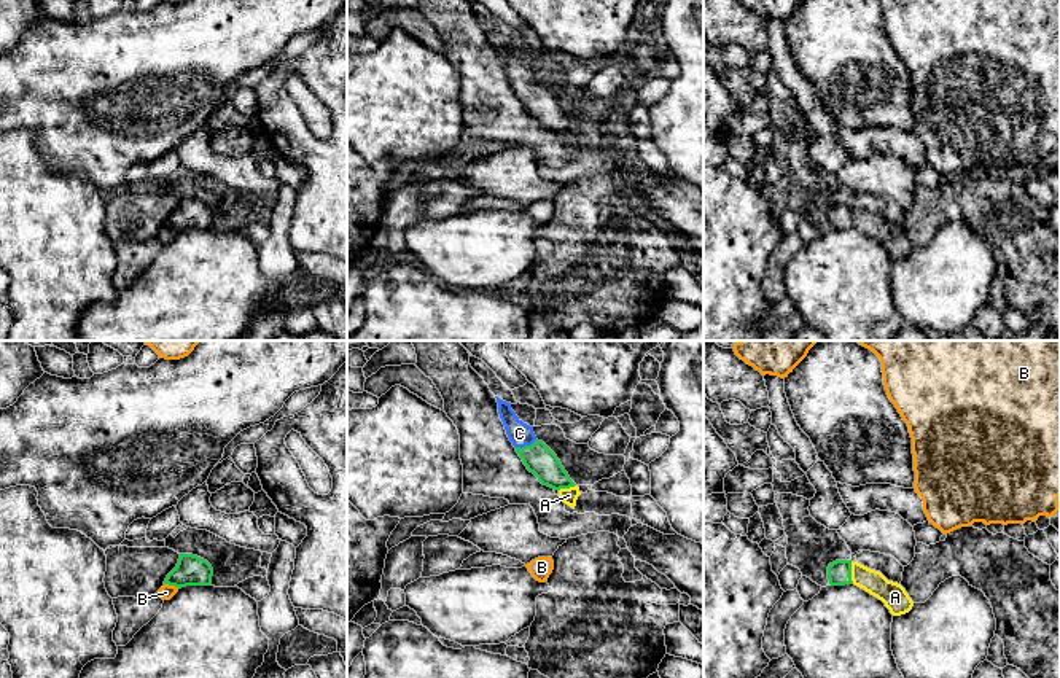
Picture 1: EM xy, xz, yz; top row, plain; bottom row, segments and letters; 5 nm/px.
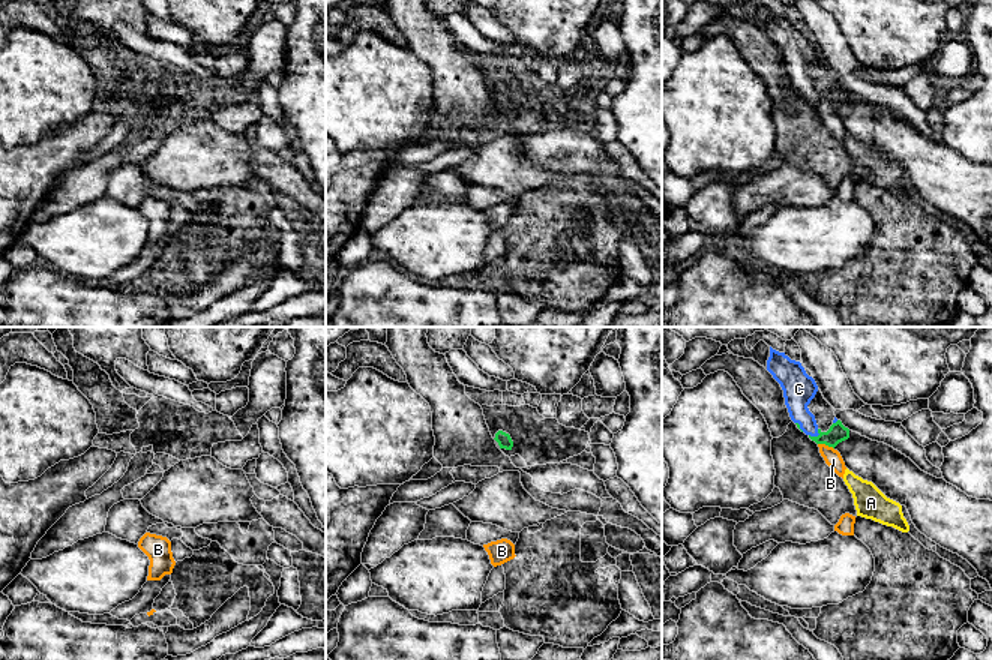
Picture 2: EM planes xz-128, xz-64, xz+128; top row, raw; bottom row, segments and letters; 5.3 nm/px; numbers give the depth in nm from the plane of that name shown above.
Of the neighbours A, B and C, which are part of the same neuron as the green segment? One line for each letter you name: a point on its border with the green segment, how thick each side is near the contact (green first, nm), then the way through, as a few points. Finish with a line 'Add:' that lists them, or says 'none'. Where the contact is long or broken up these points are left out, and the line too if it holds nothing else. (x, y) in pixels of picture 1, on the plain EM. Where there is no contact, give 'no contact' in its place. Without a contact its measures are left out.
A: contact yz (850, 217); calibres 130 and 120 nm; way yz (839, 217), (850, 217), (892, 237)
C: contact xz (526, 89); calibres 150 and 120 nm; way xz (538, 102), (526, 89), (519, 77)
Add: A, C

